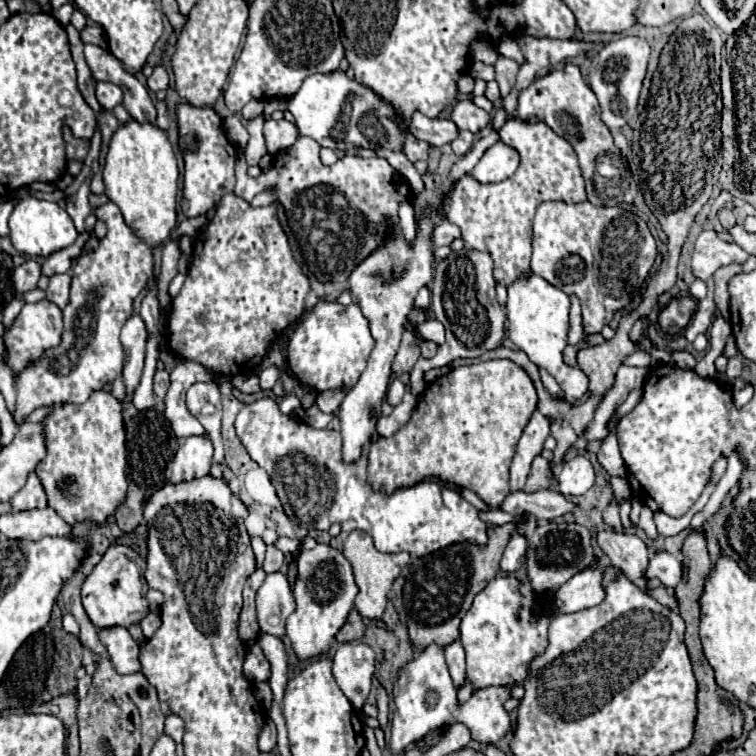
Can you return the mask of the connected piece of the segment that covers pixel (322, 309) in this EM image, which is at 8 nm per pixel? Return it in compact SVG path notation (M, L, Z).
M318 301L312 315L308 315L296 329L288 343L288 367L296 375L296 379L314 389L316 393L328 389L352 389L366 369L366 361L370 351L374 349L374 337L370 333L368 321L358 309L358 303L348 307L340 303Z

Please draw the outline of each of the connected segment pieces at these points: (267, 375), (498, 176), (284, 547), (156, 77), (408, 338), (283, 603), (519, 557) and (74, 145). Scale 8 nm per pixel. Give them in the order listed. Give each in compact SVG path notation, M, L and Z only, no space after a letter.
M275 366L264 369L259 374L261 389L271 389L280 378L280 371Z
M498 141L482 155L478 165L472 169L472 175L480 183L496 183L510 177L518 169L518 165L520 165L518 151Z
M280 537L280 539L274 543L274 547L280 549L282 553L296 553L298 545L300 545L298 539L288 539L288 537Z
M158 65L158 67L154 67L152 77L148 77L148 87L150 87L152 91L168 89L168 73L166 73L166 69L162 69L160 65Z
M404 329L402 341L400 341L400 349L398 349L398 357L392 363L394 373L398 373L398 375L410 373L418 357L420 357L420 345L418 345L416 333L412 329Z
M270 573L266 575L262 587L256 593L256 615L260 631L282 637L284 623L290 613L294 613L294 597L286 575Z
M514 533L502 555L500 569L506 573L514 573L524 563L524 555L526 555L526 537L520 533Z
M64 129L64 139L66 139L66 143L68 143L68 151L66 151L66 155L68 155L68 159L76 159L76 161L84 161L84 157L86 157L86 153L88 153L88 147L90 147L90 143L88 141L82 141L82 139L74 139L72 135L70 135L70 131L68 129Z

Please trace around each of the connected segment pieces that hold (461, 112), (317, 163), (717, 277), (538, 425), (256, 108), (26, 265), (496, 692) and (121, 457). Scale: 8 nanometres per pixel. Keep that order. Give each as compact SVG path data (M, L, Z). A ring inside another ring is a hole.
M464 99L464 101L458 101L454 105L454 111L452 111L452 121L460 127L460 129L468 129L472 133L480 133L482 129L486 129L490 125L490 115L476 107L472 103L472 99Z
M298 135L298 141L290 149L282 149L270 169L262 171L258 177L246 175L244 157L240 155L236 161L234 193L252 201L254 195L266 189L278 189L278 201L286 211L288 227L302 249L308 269L320 283L346 283L354 265L374 253L374 249L390 237L390 229L398 229L398 207L402 201L414 205L414 193L386 159L344 155L334 165L324 167L318 153L320 145L314 139ZM386 217L390 217L390 229L386 229Z
M740 265L720 267L714 274L715 303L718 305L720 315L726 321L730 321L730 311L728 311L728 279L732 279L736 273L740 273Z
M536 411L524 429L516 455L512 459L510 491L522 491L528 471L530 471L530 463L536 455L542 453L542 447L544 447L544 441L548 435L550 435L550 425L548 425L546 417L540 411Z
M252 99L244 109L242 109L242 117L244 119L254 119L254 117L258 117L258 115L262 115L262 101L256 101L256 99Z
M32 259L24 261L20 267L13 269L12 282L15 291L26 293L26 291L36 289L40 275L42 275L42 271L40 271L40 265L36 261L32 261Z
M428 645L424 651L416 653L414 659L400 671L394 685L394 715L390 733L390 753L398 755L408 745L420 741L428 731L440 729L444 725L463 723L470 729L472 739L484 743L496 743L510 729L510 715L504 711L504 701L510 697L508 687L488 687L478 690L466 703L458 703L456 687L450 679L444 651L436 645Z
M94 391L90 399L82 405L64 403L52 407L52 411L44 417L42 425L46 433L46 457L36 465L36 475L42 481L48 505L70 525L84 519L104 523L124 501L128 489L128 452L122 405L108 391Z

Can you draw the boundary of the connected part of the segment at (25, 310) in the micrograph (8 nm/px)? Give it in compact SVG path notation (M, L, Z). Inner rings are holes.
M44 299L38 303L24 305L18 317L14 319L14 323L2 335L4 347L8 351L8 367L12 369L14 377L18 377L18 373L26 369L26 365L38 361L38 357L42 357L46 349L58 347L62 341L60 335L62 335L62 311L54 303Z

